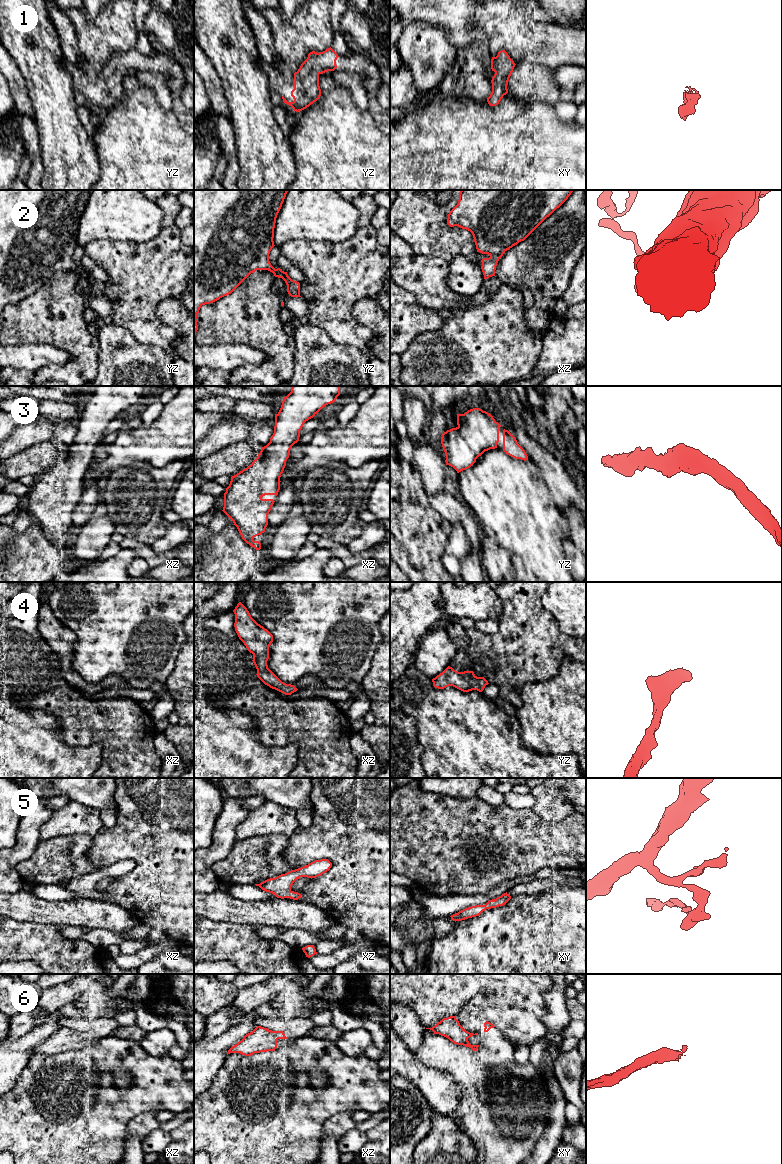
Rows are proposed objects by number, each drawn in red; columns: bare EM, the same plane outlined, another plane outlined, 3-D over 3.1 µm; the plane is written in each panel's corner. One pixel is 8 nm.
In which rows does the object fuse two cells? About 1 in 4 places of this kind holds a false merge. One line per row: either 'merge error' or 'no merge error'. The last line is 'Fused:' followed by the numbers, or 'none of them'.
1: no merge error
2: no merge error
3: no merge error
4: no merge error
5: no merge error
6: no merge error
Fused: none of them

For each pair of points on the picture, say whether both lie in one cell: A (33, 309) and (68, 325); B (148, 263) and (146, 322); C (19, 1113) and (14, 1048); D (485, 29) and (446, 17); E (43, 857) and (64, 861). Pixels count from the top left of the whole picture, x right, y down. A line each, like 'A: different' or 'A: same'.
A: same
B: same
C: different
D: same
E: same

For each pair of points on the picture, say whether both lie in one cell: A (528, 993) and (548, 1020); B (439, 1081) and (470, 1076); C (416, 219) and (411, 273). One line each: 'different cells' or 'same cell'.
A: different cells
B: different cells
C: different cells

